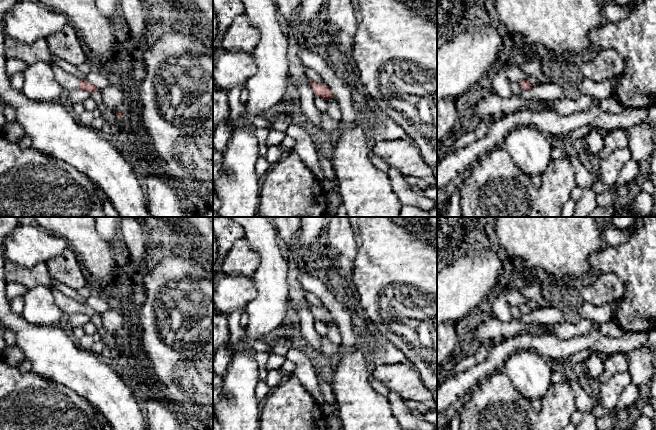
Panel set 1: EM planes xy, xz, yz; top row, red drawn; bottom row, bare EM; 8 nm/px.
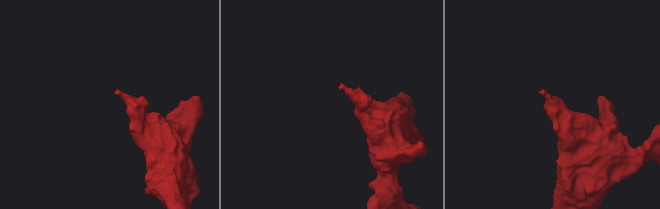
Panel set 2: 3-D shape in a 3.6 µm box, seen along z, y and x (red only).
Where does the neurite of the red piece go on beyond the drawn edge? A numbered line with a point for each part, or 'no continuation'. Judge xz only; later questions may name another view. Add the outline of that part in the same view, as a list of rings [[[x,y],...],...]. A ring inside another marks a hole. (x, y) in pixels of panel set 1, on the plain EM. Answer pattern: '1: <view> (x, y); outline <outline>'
no continuation

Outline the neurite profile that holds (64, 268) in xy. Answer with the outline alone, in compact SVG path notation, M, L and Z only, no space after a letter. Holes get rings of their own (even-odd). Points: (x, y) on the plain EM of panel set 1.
M69 247L60 255L45 262L52 279L79 291L90 285L90 278Z

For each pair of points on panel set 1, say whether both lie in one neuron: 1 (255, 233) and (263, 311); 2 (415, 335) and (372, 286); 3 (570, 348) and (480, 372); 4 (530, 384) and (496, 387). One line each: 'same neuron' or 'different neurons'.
1: same neuron
2: same neuron
3: same neuron
4: different neurons

